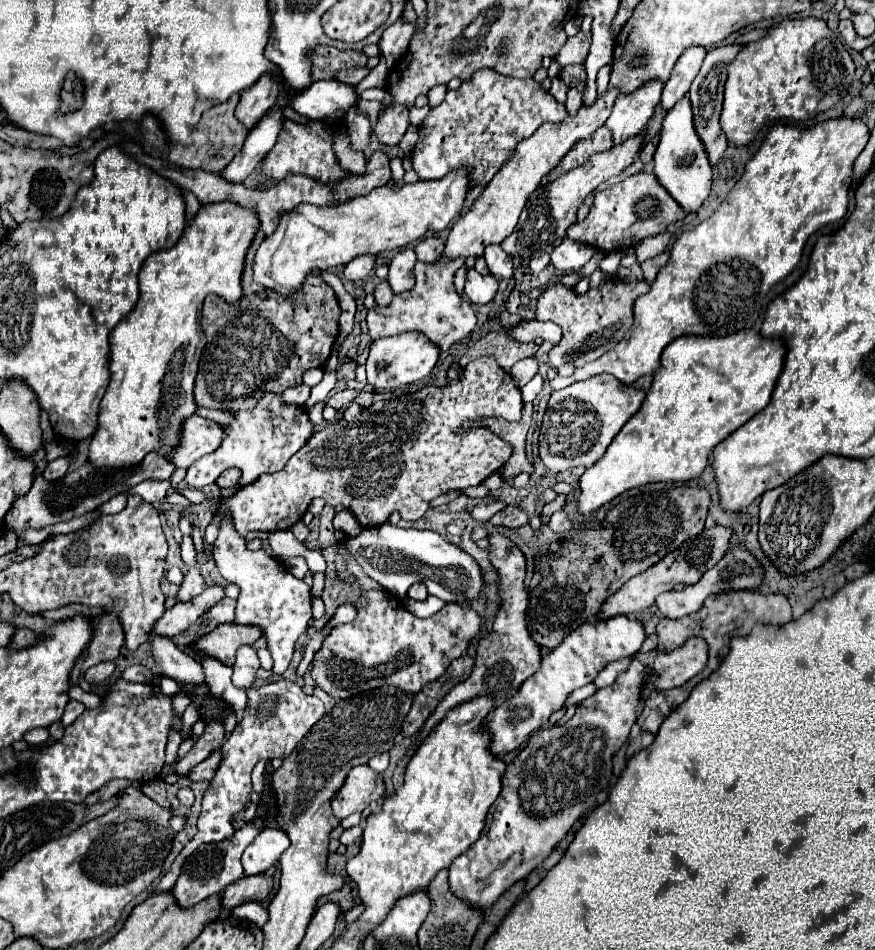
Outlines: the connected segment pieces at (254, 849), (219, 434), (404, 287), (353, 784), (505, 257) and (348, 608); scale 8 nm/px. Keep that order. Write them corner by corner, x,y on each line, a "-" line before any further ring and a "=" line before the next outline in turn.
263,828
243,852
245,876
263,874
289,848
289,838
277,828
=
195,414
187,418
183,424
183,438
175,454
171,454
171,462
187,470
195,460
215,452
221,442
223,442
223,426
=
411,248
399,250
395,254
395,258
391,260
391,264
389,264
389,284
397,294
407,292
415,286
415,274
413,274
415,262
417,262
417,256
=
355,766
347,774
343,788
331,800
333,814
343,820
355,812
363,812
371,802
381,800
385,794
383,778
369,766
=
491,244
485,248
485,262
489,272
495,278
511,278
513,276
513,260
507,252
503,252
503,248
499,244
=
341,604
335,612
335,618
333,618
333,624
341,624
341,622
351,622
355,618
355,604

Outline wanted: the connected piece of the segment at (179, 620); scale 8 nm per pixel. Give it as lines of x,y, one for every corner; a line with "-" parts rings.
207,586
199,596
189,602
177,602
173,608
165,610
165,614
155,622
153,636
175,636
193,626
205,610
217,604
223,598
221,586

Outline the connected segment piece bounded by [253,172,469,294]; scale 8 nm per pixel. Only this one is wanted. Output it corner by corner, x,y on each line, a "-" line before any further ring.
451,172
441,180
419,180
415,184
403,184
401,188
375,188
367,196
357,196
347,202
339,202
333,206
315,206
315,204
299,204
291,212
281,216
281,222
277,230
267,236
261,246
257,248
257,254
253,258
253,280
273,292
279,294
295,294
309,272
317,270
329,270
335,266
345,266
353,258
363,254
381,254
387,250
403,248
409,242
429,234
429,232
441,232
459,212
467,194
467,172

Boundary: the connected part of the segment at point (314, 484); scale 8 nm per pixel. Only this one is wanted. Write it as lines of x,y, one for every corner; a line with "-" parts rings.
477,358
465,366
465,378
451,386
425,386
409,396
375,402
369,408
351,402
341,420
327,424
321,432
313,432
307,444
289,460
283,470
275,474
263,474
259,480
255,480
255,484
243,486
233,496
223,500
221,510
231,516
239,536
247,536
253,530
275,532
291,528
307,512
307,506
313,498
323,498
331,506
345,506
353,512
363,528
385,524
393,512
399,512
403,520
415,522
431,508
433,498
453,490
477,486
509,460
511,444
501,440
487,426
473,426
469,430
463,430
463,426
471,420
489,416
519,422
521,408
523,400
515,380
511,380
511,376
503,372
493,358

